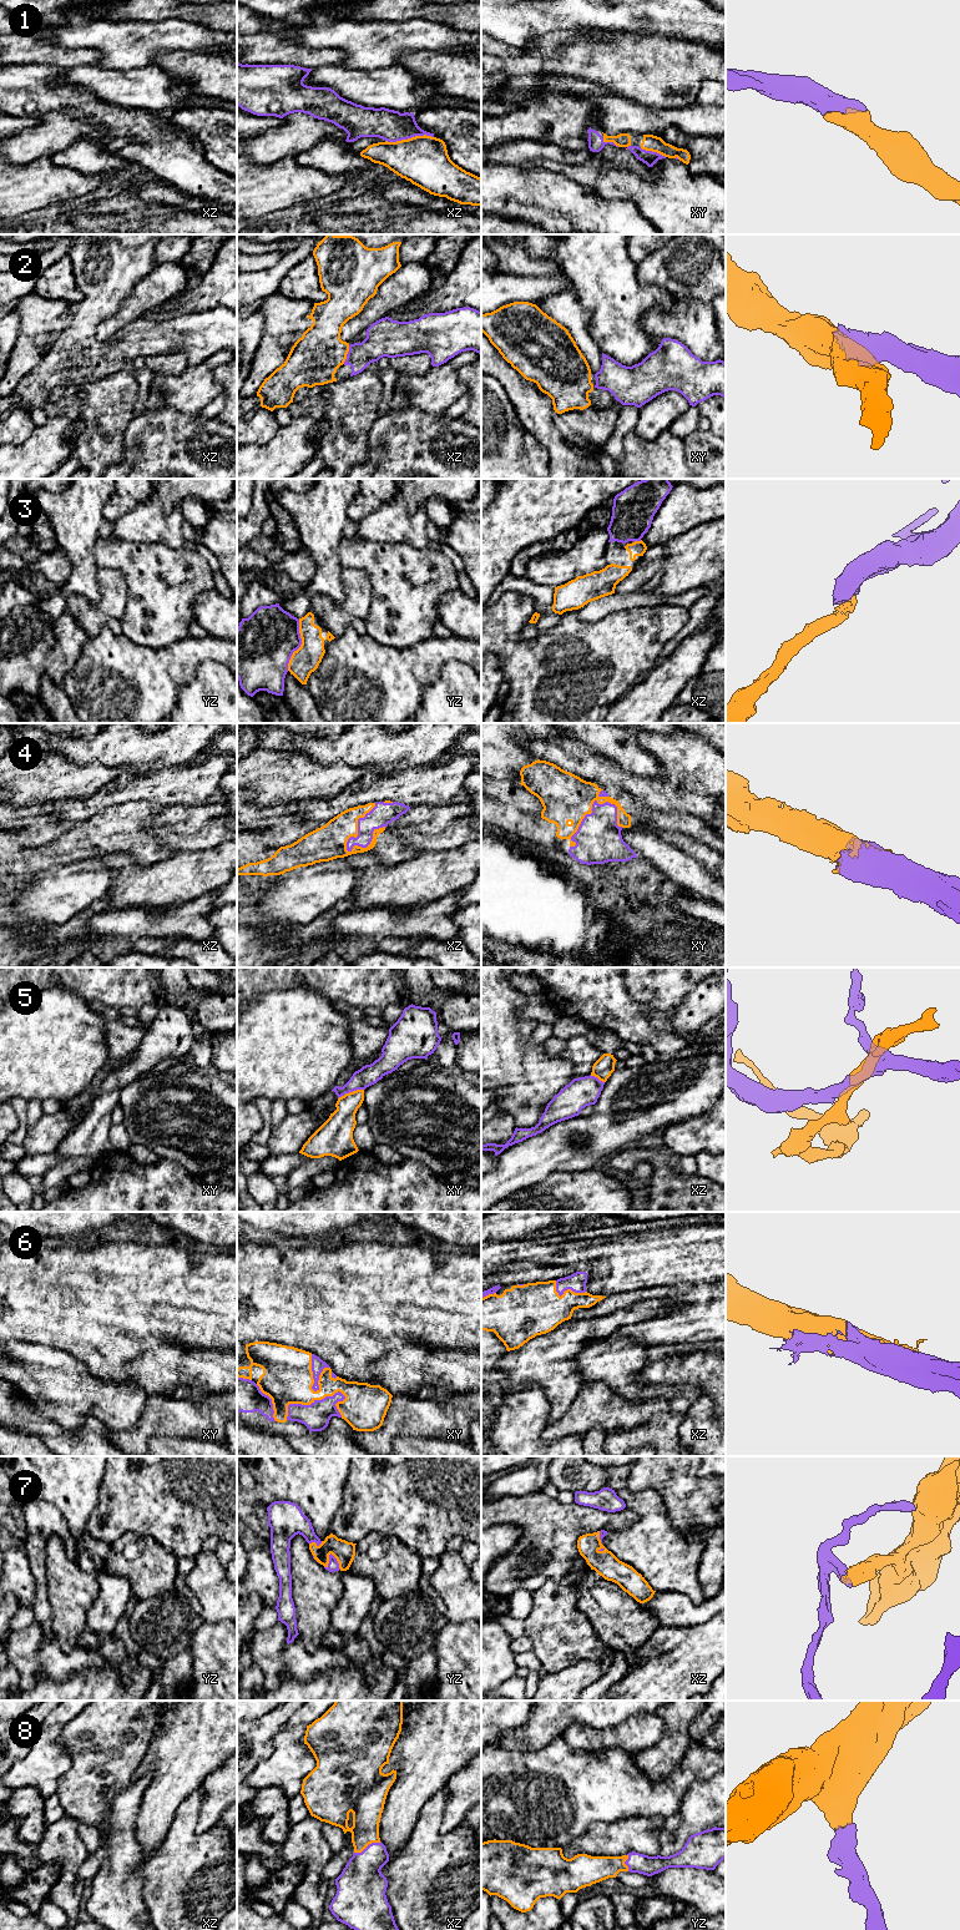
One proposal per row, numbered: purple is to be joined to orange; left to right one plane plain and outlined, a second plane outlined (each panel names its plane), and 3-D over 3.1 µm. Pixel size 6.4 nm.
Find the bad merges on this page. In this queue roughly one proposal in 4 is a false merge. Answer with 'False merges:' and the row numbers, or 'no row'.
False merges: 5

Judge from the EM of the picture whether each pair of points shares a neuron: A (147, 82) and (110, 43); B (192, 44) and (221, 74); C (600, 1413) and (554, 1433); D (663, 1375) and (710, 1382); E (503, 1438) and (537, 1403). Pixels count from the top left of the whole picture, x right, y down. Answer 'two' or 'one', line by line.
A: two
B: two
C: one
D: one
E: one

